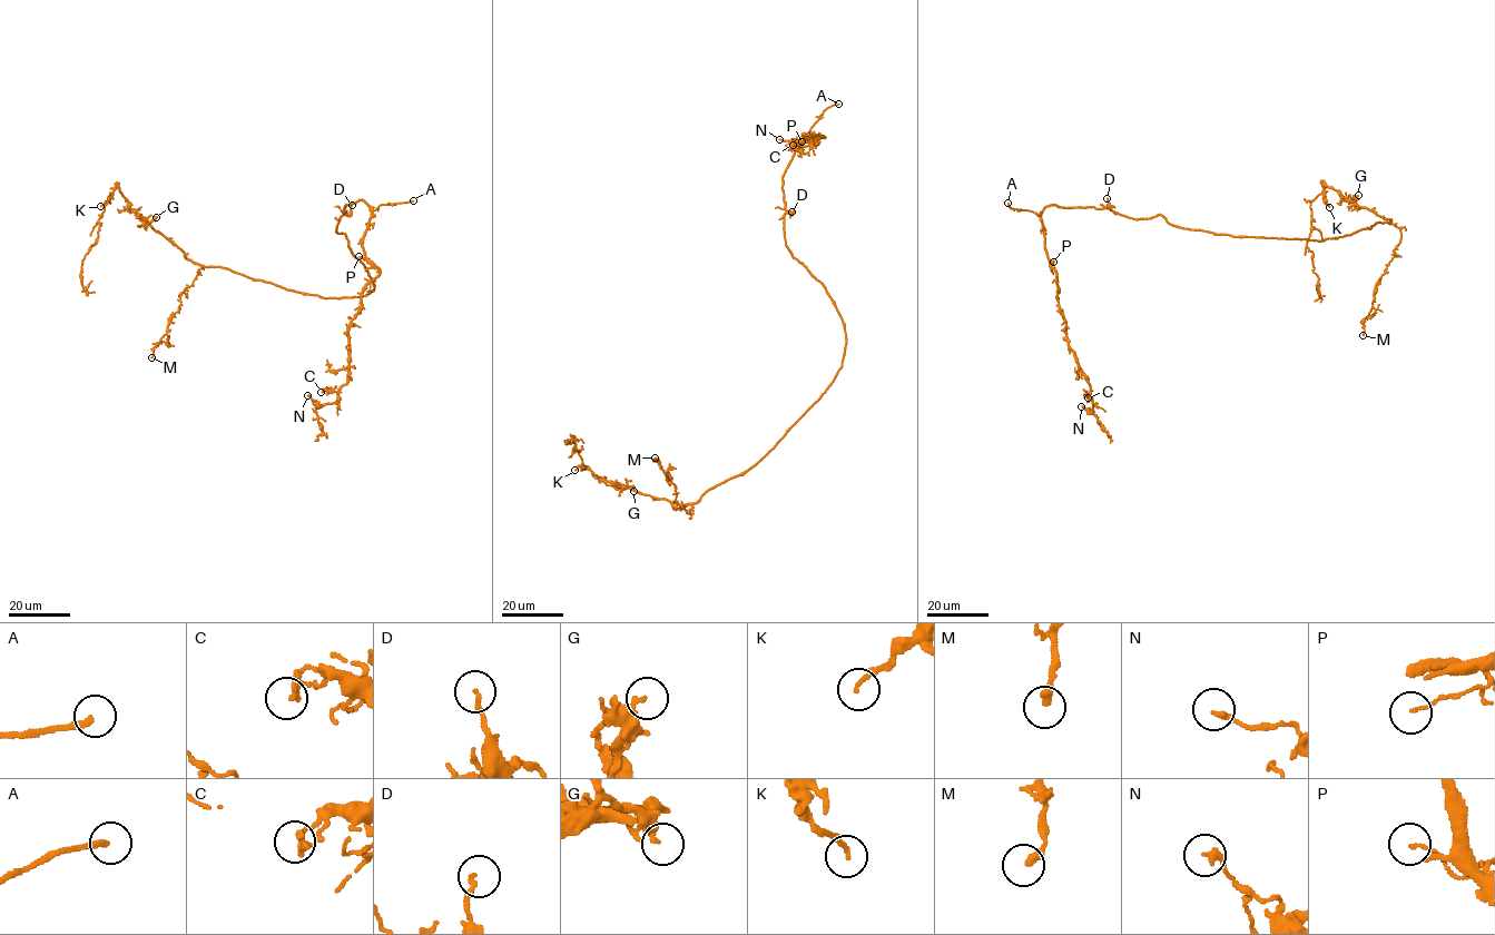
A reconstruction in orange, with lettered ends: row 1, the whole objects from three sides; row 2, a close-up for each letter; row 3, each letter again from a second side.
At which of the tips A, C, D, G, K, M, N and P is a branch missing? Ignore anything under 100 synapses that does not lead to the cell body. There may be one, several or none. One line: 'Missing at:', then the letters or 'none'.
Missing at: A

